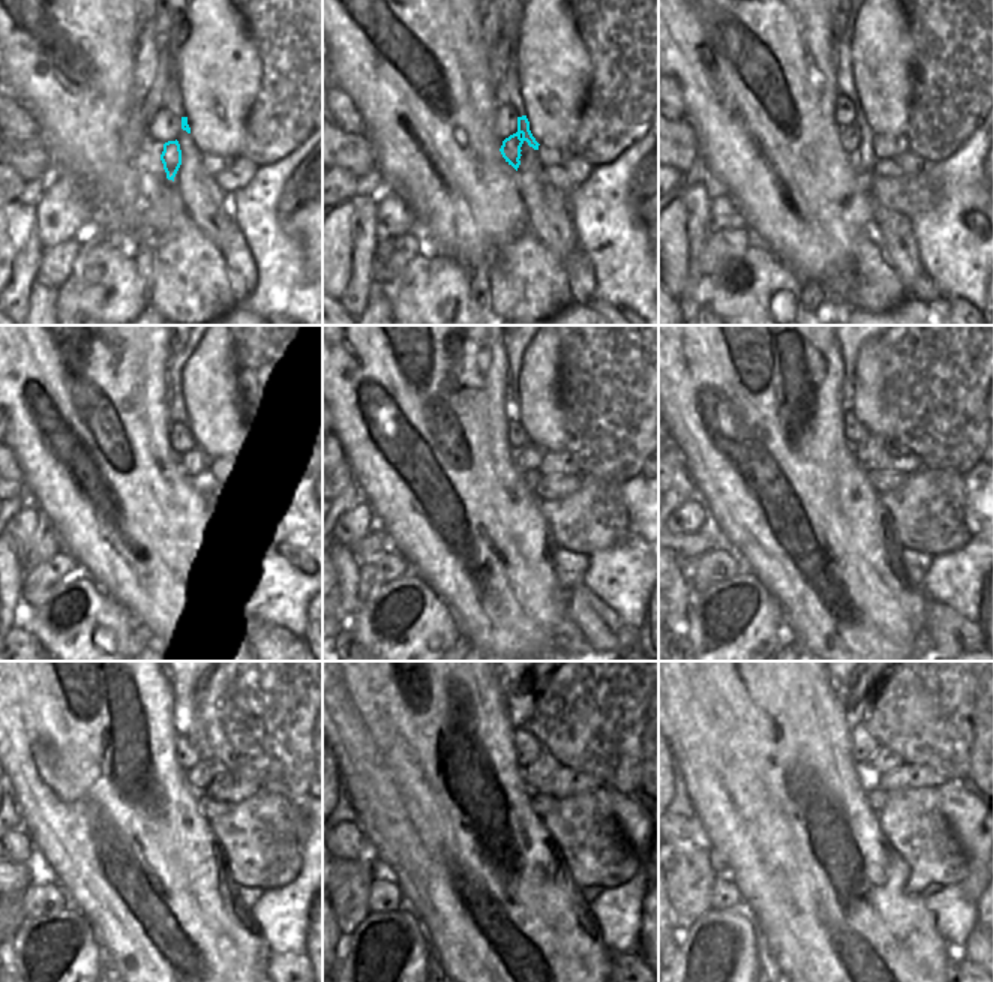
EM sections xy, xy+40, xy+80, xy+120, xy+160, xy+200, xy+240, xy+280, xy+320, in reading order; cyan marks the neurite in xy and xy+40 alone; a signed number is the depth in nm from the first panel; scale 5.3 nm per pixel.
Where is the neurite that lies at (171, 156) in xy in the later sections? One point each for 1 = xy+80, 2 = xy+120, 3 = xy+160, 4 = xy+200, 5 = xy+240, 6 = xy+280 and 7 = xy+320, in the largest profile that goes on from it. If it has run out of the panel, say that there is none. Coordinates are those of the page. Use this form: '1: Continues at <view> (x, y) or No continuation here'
1: Continues at xy+80 (860, 129)
2: Continues at xy+120 (192, 462)
3: Continues at xy+160 (528, 458)
4: Continues at xy+200 (867, 452)
5: Continues at xy+240 (203, 772)
6: Continues at xy+280 (534, 774)
7: Continues at xy+320 (884, 759)

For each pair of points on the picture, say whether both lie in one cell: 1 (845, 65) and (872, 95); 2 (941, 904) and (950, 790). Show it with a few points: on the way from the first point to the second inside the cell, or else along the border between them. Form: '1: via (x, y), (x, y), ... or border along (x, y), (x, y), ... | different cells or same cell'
1: border along (852, 38), (852, 81), (861, 108) | different cells
2: border along (957, 885), (975, 903) | different cells

